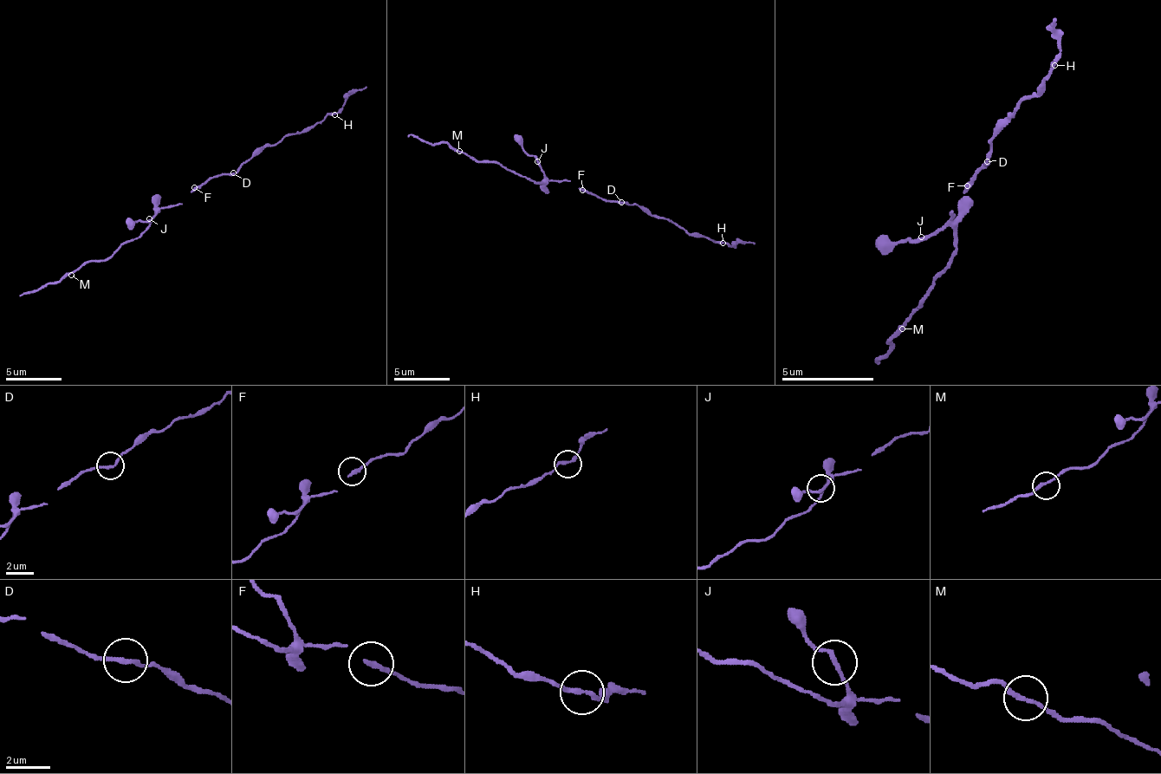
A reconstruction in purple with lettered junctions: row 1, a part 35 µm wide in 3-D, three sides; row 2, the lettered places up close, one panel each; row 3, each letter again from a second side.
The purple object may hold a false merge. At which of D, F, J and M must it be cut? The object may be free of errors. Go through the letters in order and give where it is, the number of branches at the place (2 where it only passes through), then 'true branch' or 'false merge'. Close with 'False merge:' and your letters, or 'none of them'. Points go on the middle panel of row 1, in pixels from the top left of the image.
D: (621, 202) | 2 | false merge
F: (582, 190) | 1 | true branch
J: (537, 161) | 2 | true branch
M: (459, 151) | 2 | true branch
False merge: D

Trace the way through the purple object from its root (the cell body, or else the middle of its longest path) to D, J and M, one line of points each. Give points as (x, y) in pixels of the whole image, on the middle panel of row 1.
D: (582, 190), (602, 201), (621, 201)
J: (582, 190), (568, 181), (551, 181), (537, 161)
M: (582, 190), (568, 181), (529, 181), (496, 161), (476, 161), (459, 151)

